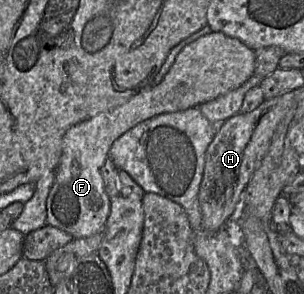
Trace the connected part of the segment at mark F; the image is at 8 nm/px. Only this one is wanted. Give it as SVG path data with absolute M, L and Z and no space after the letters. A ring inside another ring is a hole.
M213 31L186 45L159 84L145 87L126 103L70 127L63 137L62 155L55 170L55 180L46 201L46 225L54 226L67 232L74 239L104 232L105 224L110 214L111 201L104 189L101 168L108 158L113 142L144 120L162 113L198 107L240 87L254 75L255 63L255 51L237 38L227 36L222 32Z

